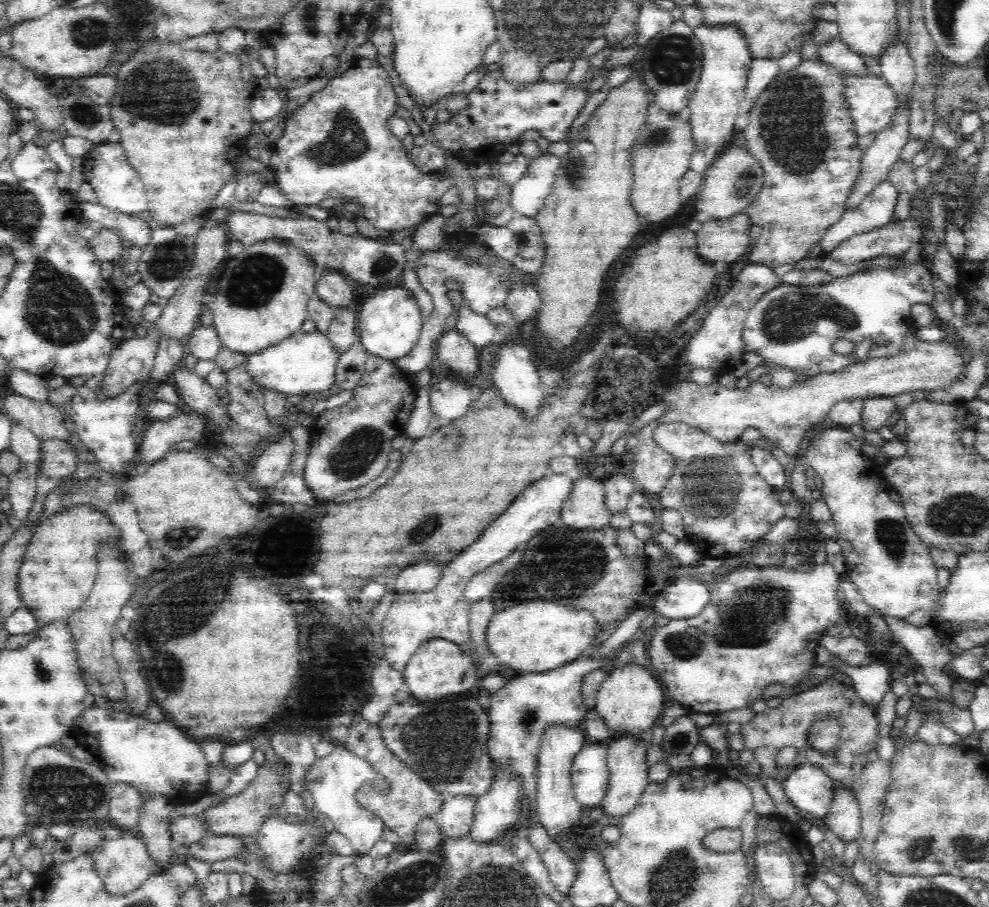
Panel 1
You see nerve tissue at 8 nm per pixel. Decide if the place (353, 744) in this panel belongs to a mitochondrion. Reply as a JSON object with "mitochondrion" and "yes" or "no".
{"mitochondrion":"no"}

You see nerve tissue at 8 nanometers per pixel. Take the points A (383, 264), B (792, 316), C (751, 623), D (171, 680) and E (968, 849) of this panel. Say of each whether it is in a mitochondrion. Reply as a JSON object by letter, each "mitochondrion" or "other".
{"A":"mitochondrion","B":"mitochondrion","C":"mitochondrion","D":"mitochondrion","E":"mitochondrion"}

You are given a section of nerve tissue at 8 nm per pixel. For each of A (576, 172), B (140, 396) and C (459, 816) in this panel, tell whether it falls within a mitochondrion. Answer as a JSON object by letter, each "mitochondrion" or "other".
{"A":"mitochondrion","B":"other","C":"other"}

